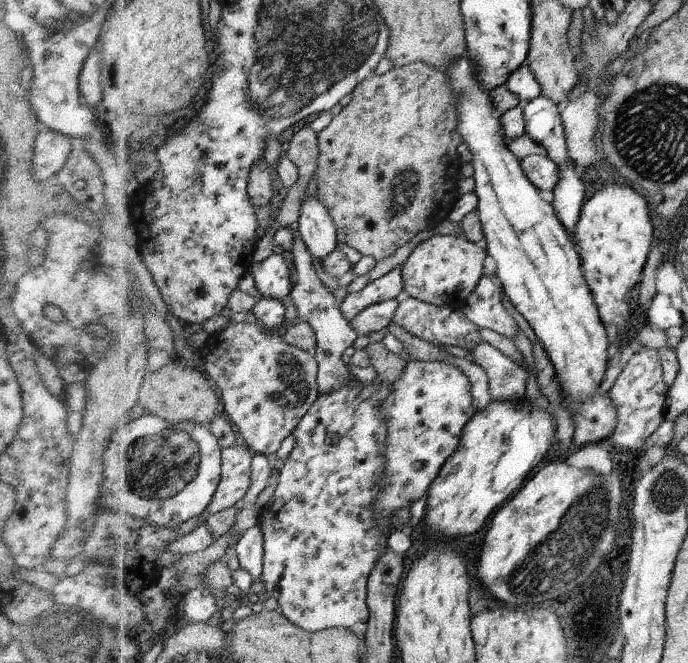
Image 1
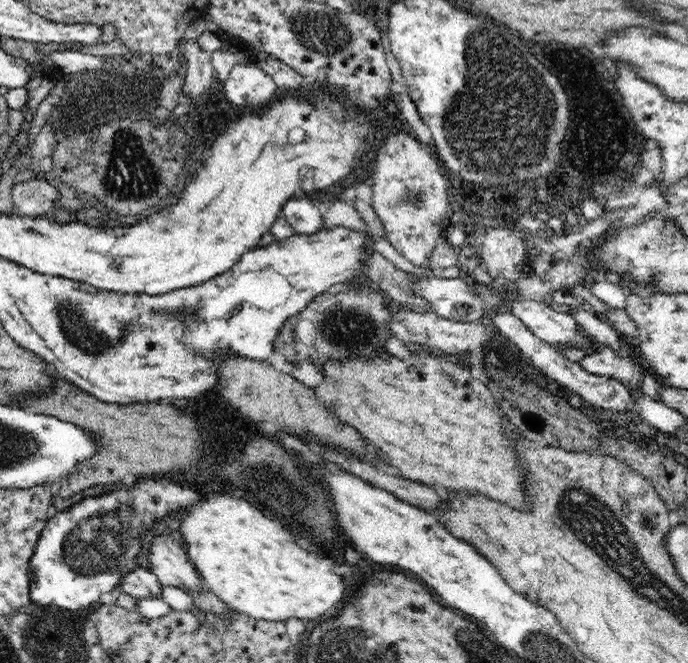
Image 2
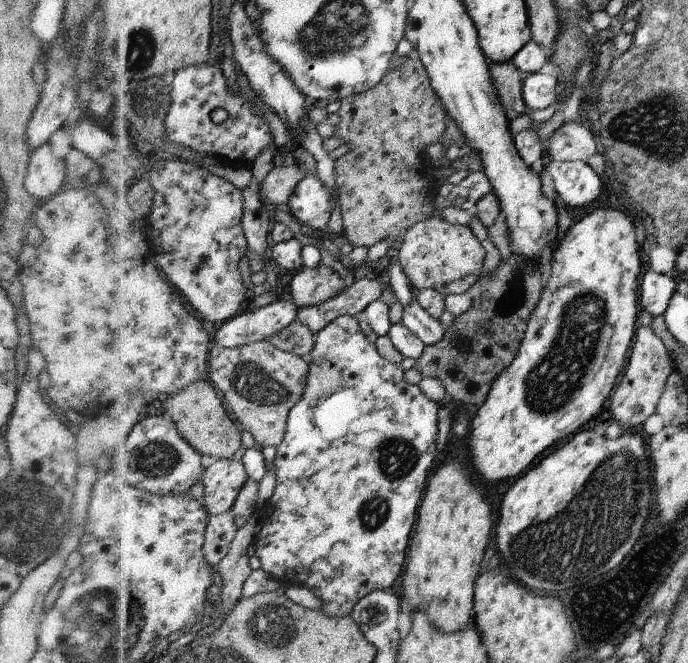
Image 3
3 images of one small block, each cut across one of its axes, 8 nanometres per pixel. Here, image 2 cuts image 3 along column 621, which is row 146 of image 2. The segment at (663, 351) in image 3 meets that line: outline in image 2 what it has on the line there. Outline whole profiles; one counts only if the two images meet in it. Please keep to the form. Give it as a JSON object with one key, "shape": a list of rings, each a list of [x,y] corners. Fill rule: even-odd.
{"shape":[[[390,133],[380,142],[380,146],[376,147],[376,156],[374,156],[368,180],[373,180],[373,208],[386,228],[386,240],[390,241],[392,247],[416,266],[429,268],[430,251],[433,250],[439,238],[444,238],[446,218],[450,216],[448,203],[450,186],[444,174],[440,173],[439,158],[431,148],[419,142],[410,133]],[[409,191],[422,192],[422,196],[418,198],[418,204],[414,208],[412,204],[405,204],[404,198]]]}

